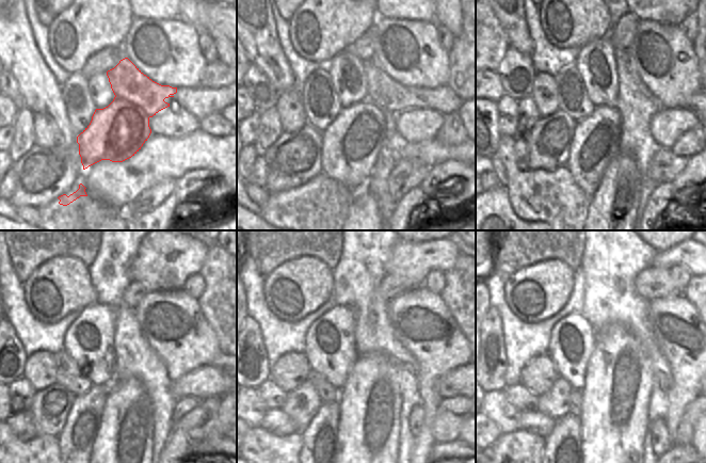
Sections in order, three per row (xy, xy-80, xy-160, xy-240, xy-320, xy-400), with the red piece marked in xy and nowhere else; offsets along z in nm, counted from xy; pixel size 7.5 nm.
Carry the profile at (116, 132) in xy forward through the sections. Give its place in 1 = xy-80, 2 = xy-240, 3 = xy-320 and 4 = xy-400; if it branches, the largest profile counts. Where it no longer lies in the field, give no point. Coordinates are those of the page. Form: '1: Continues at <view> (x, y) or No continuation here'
1: Continues at xy-80 (351, 145)
2: Continues at xy-240 (92, 402)
3: Continues at xy-320 (329, 414)
4: Continues at xy-400 (570, 422)

